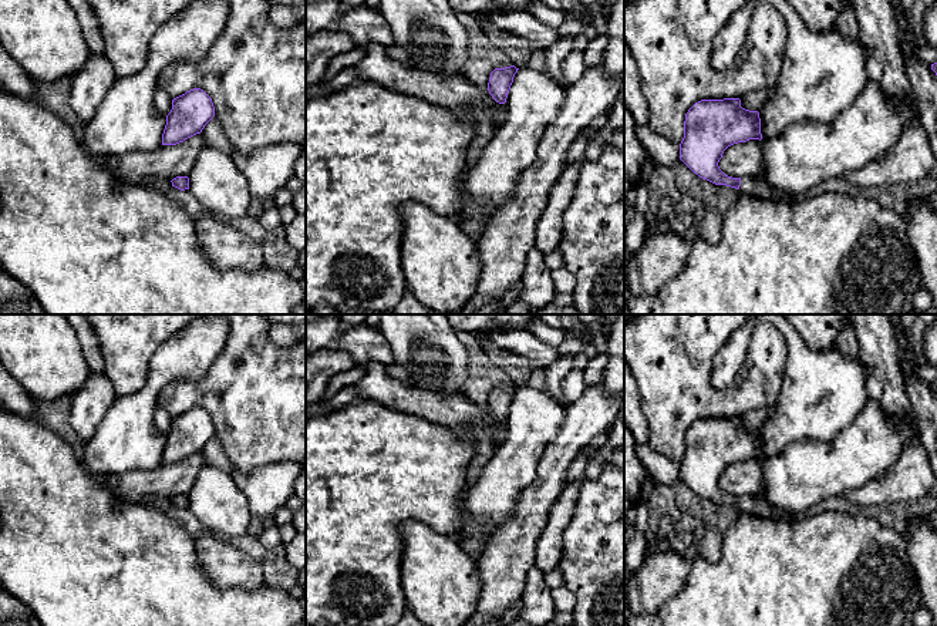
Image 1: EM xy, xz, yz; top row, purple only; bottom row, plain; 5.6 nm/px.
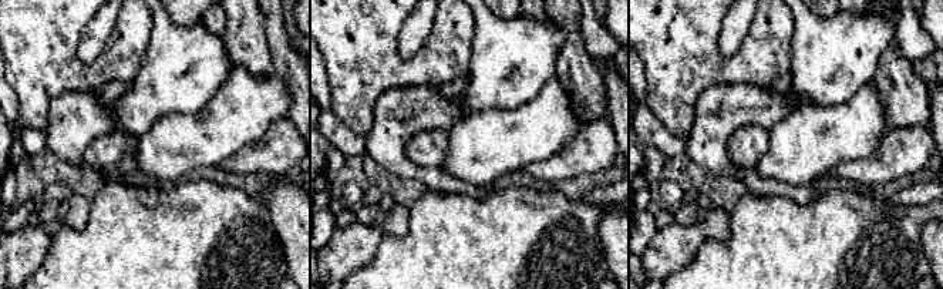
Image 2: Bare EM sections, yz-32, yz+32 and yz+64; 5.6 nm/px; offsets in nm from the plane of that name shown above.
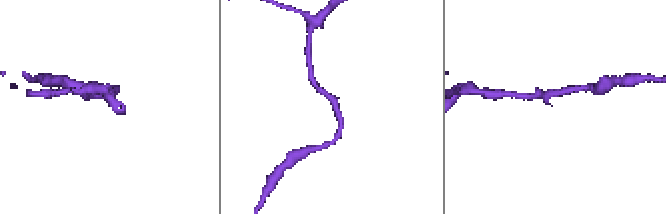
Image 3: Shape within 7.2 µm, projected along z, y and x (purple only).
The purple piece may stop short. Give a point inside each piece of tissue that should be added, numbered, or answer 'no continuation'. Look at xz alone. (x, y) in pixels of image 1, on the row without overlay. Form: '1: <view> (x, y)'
no continuation

